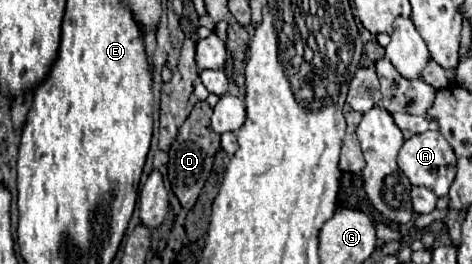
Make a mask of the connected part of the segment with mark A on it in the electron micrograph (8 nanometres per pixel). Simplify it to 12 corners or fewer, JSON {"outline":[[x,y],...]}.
{"outline":[[439,132],[405,140],[397,164],[413,186],[447,196],[455,154]]}

